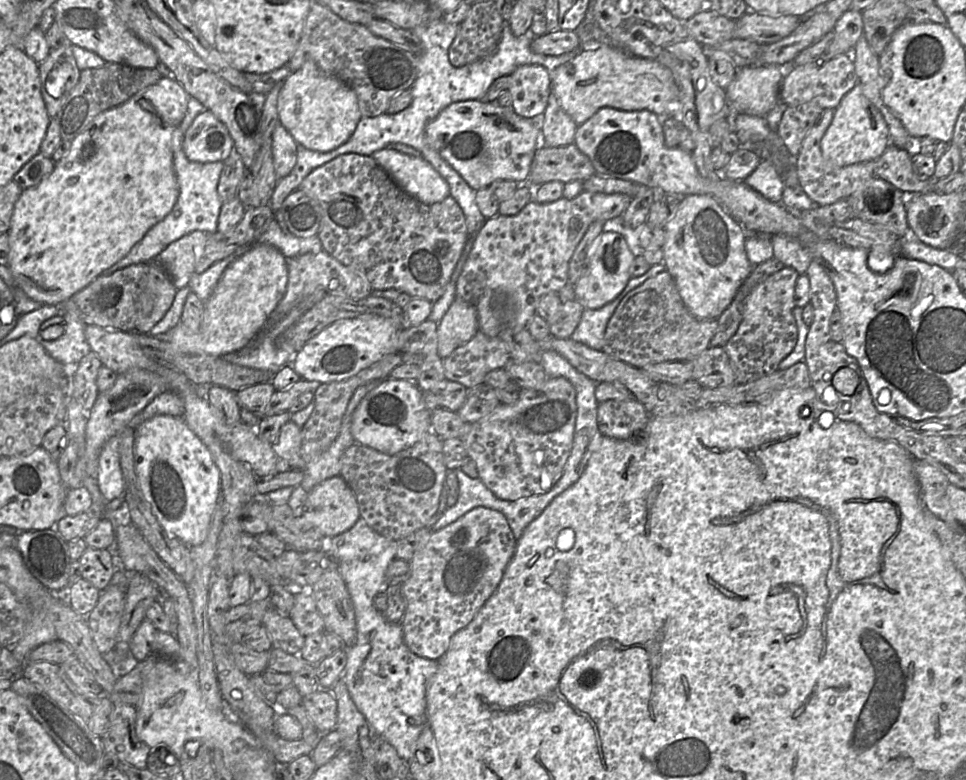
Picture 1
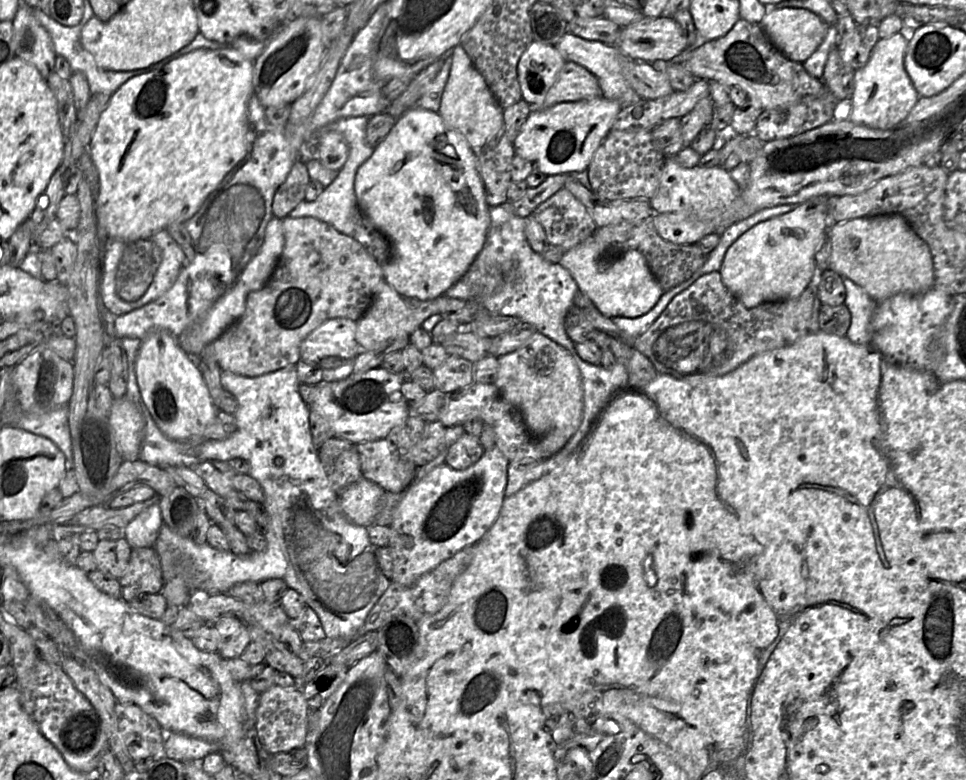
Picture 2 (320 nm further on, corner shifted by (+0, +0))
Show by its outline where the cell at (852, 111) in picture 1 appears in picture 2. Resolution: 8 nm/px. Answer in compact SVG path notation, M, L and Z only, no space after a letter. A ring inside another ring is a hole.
M897 32L888 38L880 38L864 66L855 71L854 89L850 97L848 119L873 129L886 130L903 120L915 105L920 95L904 67L904 55L909 35Z

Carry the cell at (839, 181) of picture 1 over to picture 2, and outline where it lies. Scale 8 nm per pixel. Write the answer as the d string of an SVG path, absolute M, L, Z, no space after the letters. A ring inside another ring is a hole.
M836 44L829 53L821 78L825 89L839 102L848 102L854 89L854 76L855 70L842 61Z

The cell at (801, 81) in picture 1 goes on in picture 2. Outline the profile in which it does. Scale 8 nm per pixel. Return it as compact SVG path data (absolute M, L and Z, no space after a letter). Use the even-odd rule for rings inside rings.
M850 13L838 15L835 25L839 54L842 61L855 71L866 64L880 39L877 23L856 24Z

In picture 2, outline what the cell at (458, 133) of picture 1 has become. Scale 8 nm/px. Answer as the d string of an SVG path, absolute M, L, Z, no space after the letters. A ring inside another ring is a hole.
M599 96L574 102L561 102L548 108L533 109L513 141L515 155L530 161L547 176L587 170L596 149L611 132L614 120L623 107L620 100Z

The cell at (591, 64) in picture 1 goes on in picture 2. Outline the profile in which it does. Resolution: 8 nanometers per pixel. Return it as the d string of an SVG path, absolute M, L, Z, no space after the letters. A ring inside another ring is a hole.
M567 61L541 105L530 105L530 111L548 108L561 102L574 102L602 96L597 77L586 67Z

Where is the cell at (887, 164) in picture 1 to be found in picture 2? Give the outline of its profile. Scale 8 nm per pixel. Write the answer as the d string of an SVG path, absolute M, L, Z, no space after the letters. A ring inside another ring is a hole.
M739 19L726 35L706 41L699 46L692 46L672 61L680 61L695 80L718 81L728 87L740 86L746 92L747 100L763 110L790 104L804 96L818 95L826 90L822 80L810 75L802 63L790 60L774 47L761 24L743 19Z

